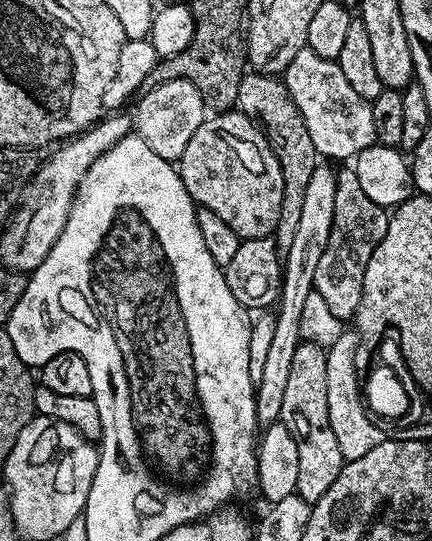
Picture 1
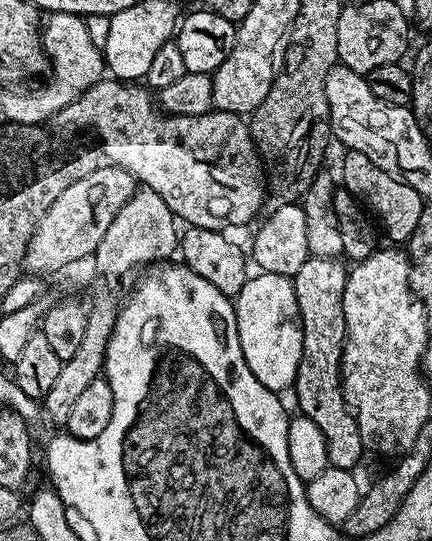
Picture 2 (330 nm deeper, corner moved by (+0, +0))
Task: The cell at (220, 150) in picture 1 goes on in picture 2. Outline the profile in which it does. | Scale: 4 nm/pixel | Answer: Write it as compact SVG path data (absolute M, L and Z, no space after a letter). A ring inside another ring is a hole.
M102 78L94 86L90 86L90 90L86 90L78 98L74 98L74 102L70 102L70 106L63 108L57 116L54 117L54 124L60 128L65 128L68 132L88 132L92 131L94 135L100 139L100 148L104 151L104 156L109 165L121 168L129 172L133 178L137 180L143 187L152 188L154 194L158 194L158 198L162 198L162 202L166 202L166 206L170 206L173 216L177 221L183 222L185 225L194 228L209 228L215 232L224 232L232 230L228 228L240 228L243 224L248 224L256 216L256 211L263 206L266 201L266 177L262 167L262 161L255 142L252 140L252 134L247 123L244 124L239 115L234 112L217 112L210 110L201 116L169 116L163 111L158 110L157 105L147 96L149 93L132 92L128 96L129 85L123 80L115 78Z

